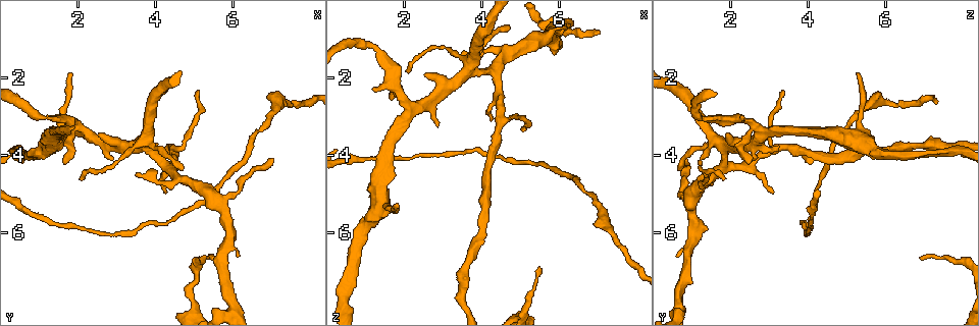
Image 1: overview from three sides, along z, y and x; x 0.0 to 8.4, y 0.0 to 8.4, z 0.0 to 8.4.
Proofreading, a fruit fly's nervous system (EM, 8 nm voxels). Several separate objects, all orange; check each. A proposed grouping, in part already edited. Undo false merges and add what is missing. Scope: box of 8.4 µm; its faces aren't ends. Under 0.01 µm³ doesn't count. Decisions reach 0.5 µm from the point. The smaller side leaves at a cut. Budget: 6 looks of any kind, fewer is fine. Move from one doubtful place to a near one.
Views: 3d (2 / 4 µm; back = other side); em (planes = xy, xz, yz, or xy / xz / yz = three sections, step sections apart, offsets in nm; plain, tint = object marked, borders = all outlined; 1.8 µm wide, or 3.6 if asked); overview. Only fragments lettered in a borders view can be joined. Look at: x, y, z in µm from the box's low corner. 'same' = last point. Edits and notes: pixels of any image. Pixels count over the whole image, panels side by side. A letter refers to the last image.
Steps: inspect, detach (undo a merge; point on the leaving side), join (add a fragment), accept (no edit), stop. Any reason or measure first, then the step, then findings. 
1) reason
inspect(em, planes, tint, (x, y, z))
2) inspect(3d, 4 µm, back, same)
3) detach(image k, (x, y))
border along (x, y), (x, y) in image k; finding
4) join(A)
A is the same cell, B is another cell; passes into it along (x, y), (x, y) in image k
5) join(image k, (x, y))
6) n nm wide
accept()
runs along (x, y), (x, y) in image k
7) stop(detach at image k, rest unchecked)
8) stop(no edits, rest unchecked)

free end
inspect(3d, 4 µm, (2.50, 3.50, 1.95))

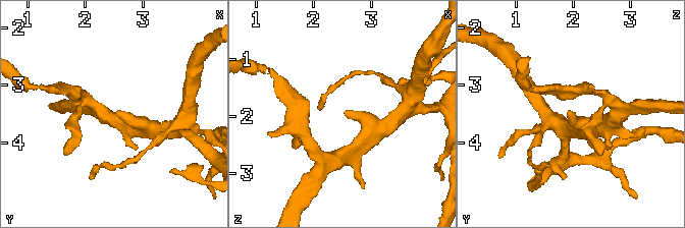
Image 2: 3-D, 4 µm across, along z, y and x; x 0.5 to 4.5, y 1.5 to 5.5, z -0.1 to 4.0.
shape alone is not enough
inspect(em, planes, borders, (2.50, 3.45, 1.90))

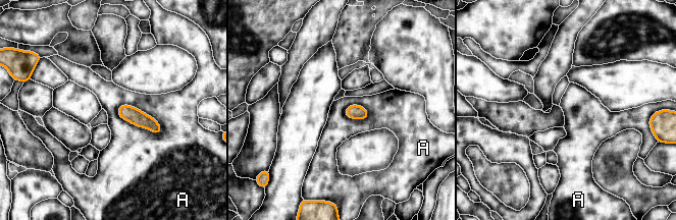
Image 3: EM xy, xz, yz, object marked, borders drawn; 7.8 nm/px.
accept()
A is another cell; runs along (120, 110), (149, 122), (158, 129) in image 3; none of them fits

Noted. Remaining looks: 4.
inspect(3d, 2 µm, (6.00, 7.90, 0.60))

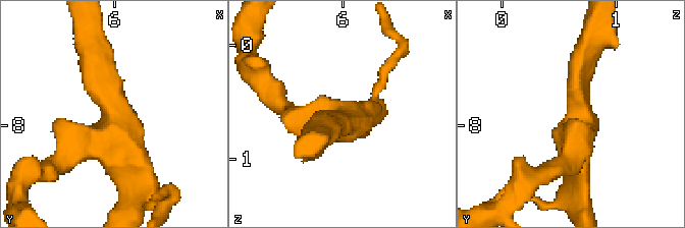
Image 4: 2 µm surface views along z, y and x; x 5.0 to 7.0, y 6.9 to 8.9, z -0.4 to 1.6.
inspect(em, planes, plain, (5.96, 7.92, 0.66))

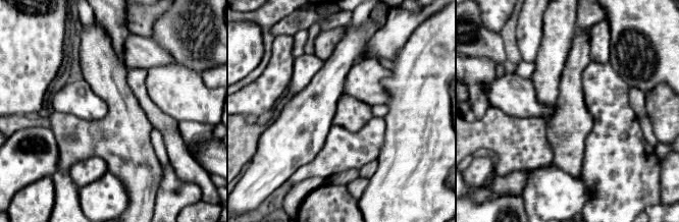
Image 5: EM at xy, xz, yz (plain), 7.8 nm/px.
inspect(em, planes, borders, same)

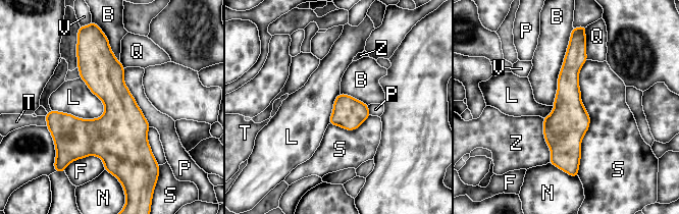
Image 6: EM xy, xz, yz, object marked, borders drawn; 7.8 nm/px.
260 nm wide; S touches over 900 nm
accept()
B, F, L, N, P, Q, S, T, V and Z are other cells; all the same cell

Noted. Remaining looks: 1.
stop(no edits, rest unchecked)

